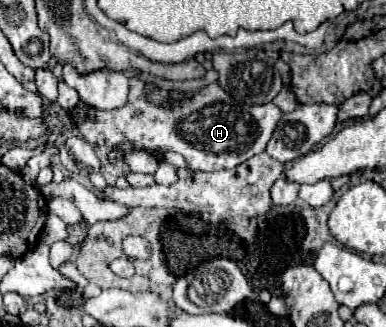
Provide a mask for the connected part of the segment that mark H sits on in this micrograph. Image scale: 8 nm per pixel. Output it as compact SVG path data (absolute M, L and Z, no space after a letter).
M132 78L130 82L132 90L128 94L128 102L122 108L110 112L96 110L94 122L78 124L82 136L90 144L118 146L120 142L132 142L136 148L172 150L186 158L190 170L214 172L234 168L244 160L264 152L282 116L282 110L276 104L246 106L236 102L222 90L218 82L194 94L192 102L184 102L180 106L156 106L148 100L148 94L152 92L150 86L138 78Z

